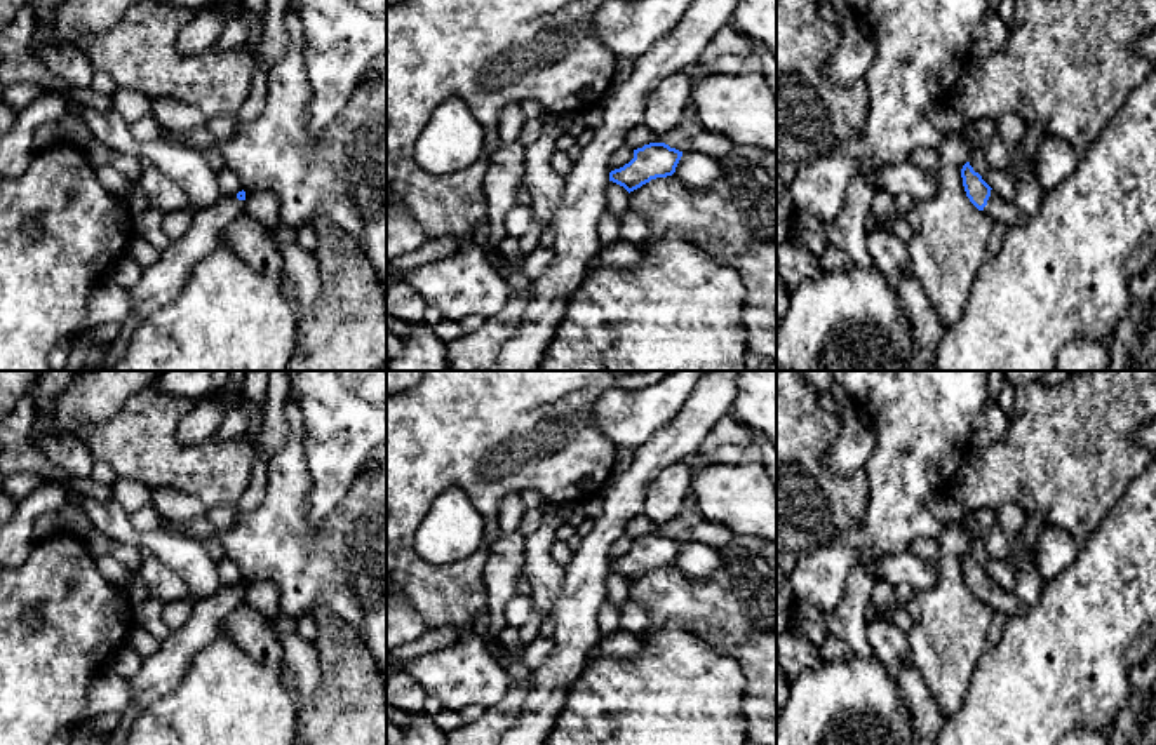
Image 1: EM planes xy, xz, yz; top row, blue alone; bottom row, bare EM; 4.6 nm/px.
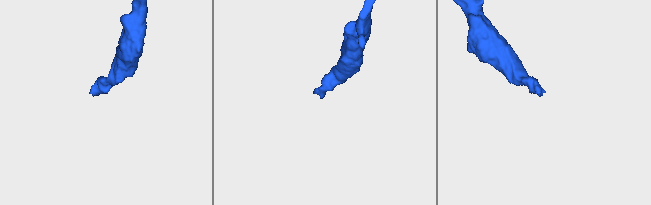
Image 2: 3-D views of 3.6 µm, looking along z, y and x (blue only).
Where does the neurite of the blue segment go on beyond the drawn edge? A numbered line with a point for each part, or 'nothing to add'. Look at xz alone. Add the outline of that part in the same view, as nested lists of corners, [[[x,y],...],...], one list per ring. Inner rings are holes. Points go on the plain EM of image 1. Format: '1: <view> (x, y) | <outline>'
nothing to add

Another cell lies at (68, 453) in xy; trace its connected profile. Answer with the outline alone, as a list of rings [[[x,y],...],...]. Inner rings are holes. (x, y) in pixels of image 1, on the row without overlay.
[[[47,433],[38,440],[37,449],[66,475],[91,477],[96,460],[78,437],[66,433]]]

